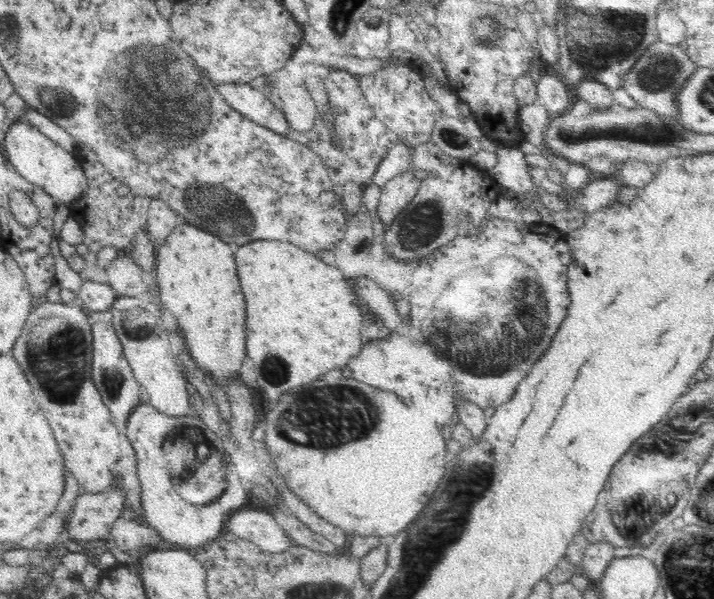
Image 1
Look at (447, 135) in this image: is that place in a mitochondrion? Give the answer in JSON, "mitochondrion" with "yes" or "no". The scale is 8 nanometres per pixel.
{"mitochondrion":"yes"}

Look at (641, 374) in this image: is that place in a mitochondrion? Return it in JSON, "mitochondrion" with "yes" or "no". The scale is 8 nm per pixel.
{"mitochondrion":"no"}

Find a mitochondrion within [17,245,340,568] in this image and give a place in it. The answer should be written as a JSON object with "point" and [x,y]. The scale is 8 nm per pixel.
{"point":[62,350]}

